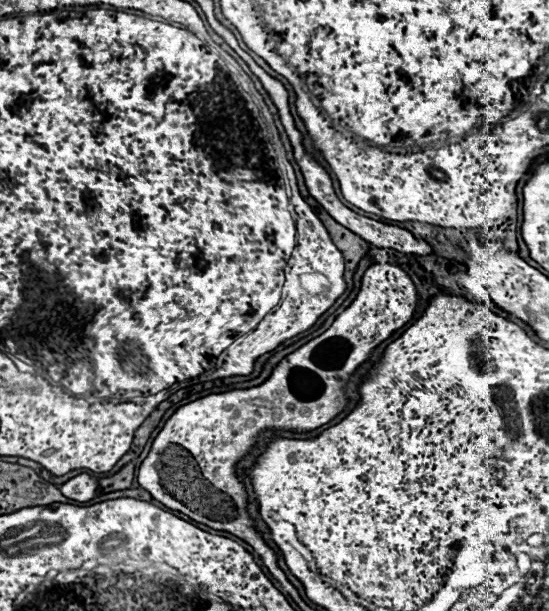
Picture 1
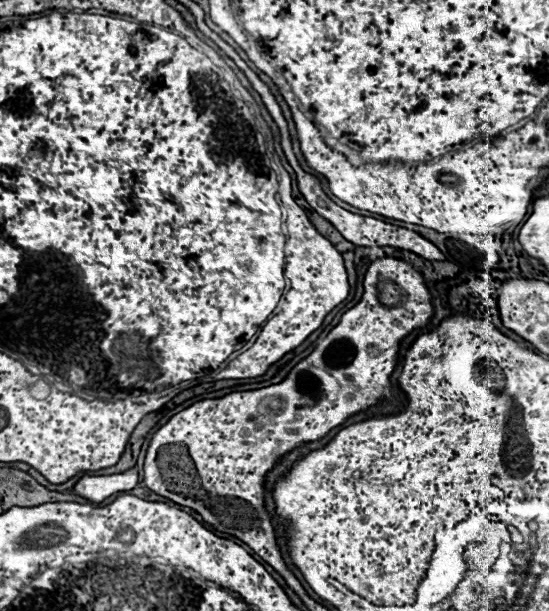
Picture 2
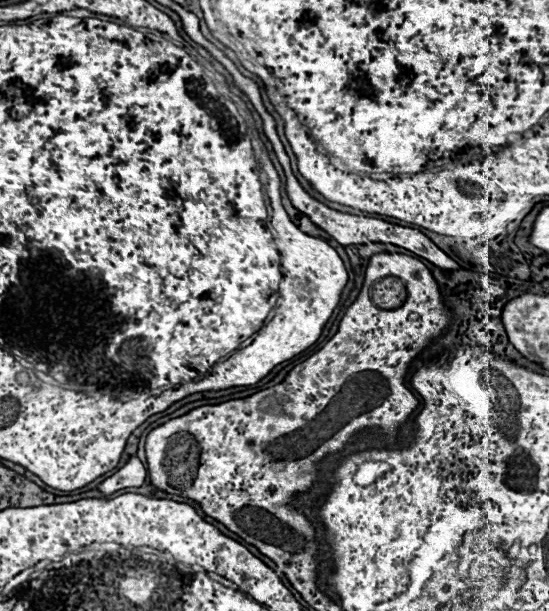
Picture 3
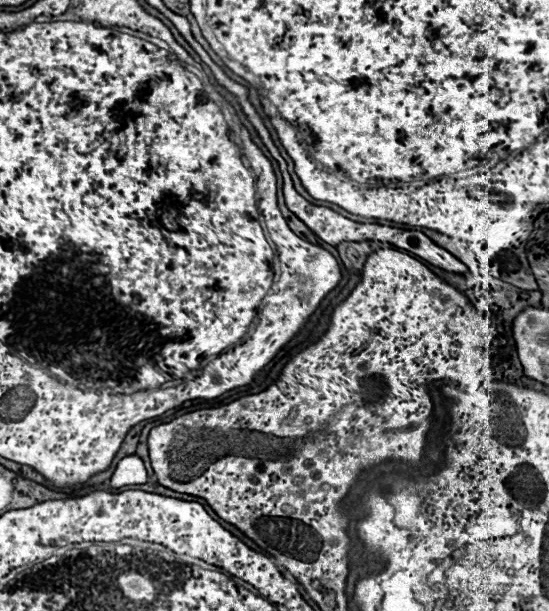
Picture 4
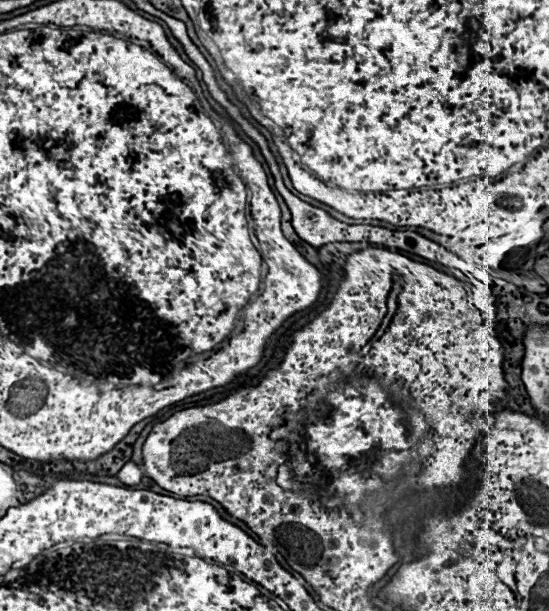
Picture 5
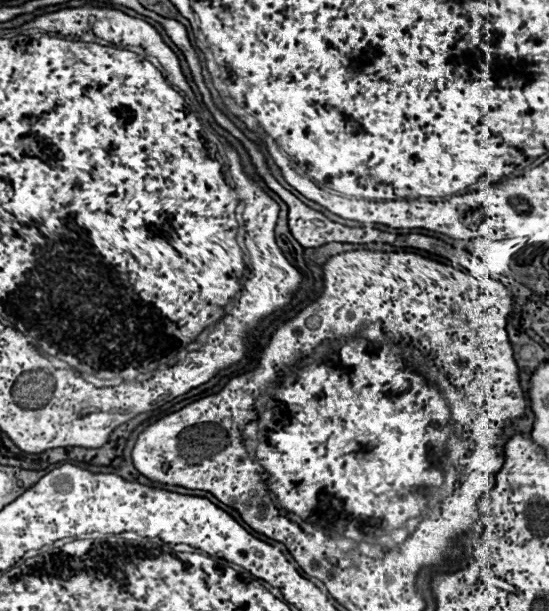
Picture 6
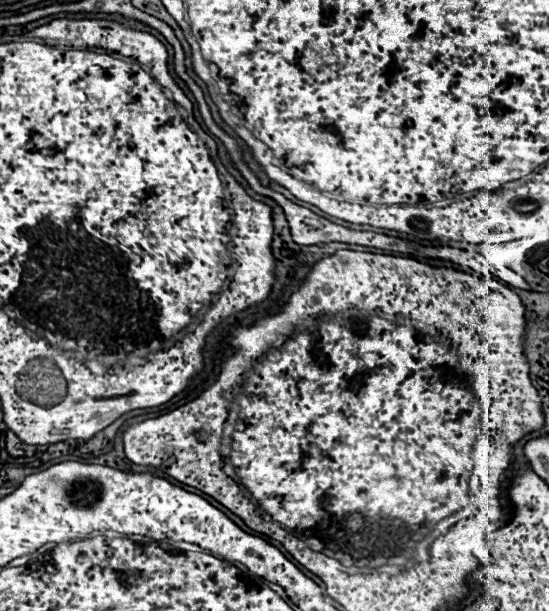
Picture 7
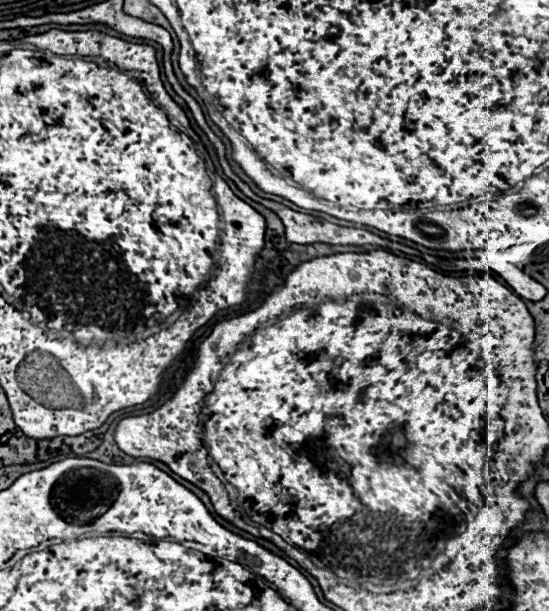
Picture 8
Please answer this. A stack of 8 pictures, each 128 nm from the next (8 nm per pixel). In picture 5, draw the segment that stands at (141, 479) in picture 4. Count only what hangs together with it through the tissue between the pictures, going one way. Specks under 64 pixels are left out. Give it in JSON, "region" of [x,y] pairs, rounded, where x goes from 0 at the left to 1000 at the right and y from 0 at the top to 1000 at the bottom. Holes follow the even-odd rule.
{"region":[[[233,756],[233,759],[226,759],[222,769],[215,773],[215,782],[219,782],[230,795],[244,795],[244,792],[255,789],[259,769],[255,769],[255,763],[248,763],[244,756]]]}

